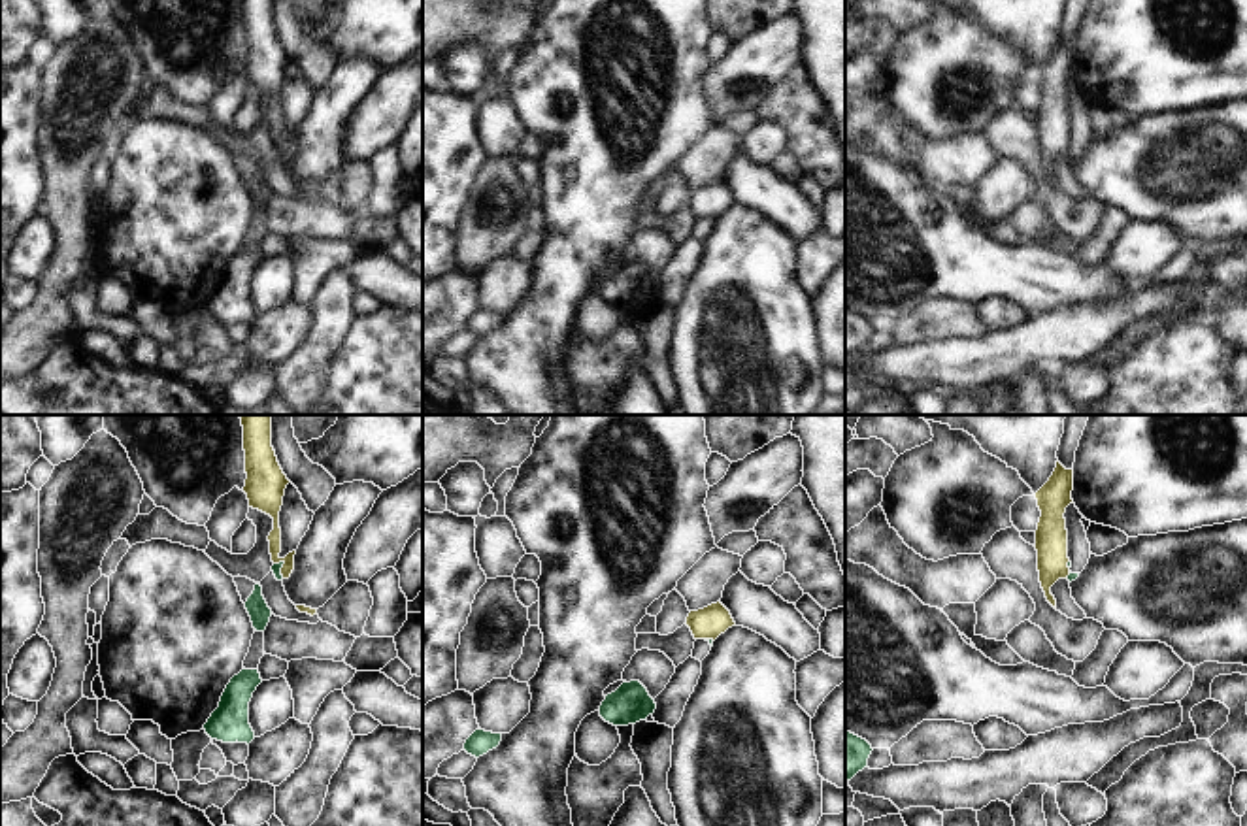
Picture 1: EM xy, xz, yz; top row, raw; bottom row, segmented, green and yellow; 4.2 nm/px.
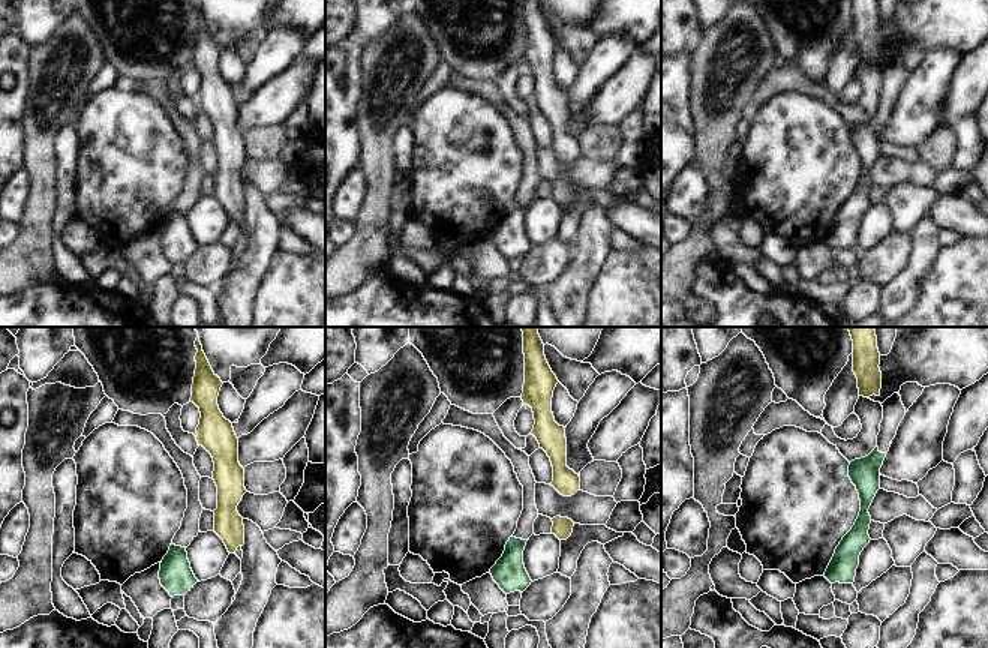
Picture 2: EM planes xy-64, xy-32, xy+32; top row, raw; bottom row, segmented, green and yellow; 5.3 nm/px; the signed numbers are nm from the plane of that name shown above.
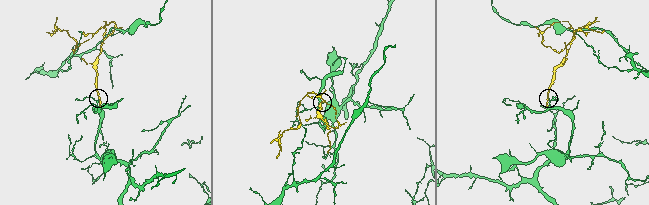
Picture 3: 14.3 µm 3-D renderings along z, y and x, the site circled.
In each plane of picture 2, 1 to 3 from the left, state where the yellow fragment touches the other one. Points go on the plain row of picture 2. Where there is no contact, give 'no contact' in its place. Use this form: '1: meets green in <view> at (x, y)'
1: no contact
2: no contact
3: no contact

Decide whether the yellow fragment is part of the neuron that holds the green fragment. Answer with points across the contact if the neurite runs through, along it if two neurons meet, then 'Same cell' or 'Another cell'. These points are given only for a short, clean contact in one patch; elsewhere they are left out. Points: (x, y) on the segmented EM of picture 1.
Boundary: xy (274, 562), (282, 564), (283, 578). Another cell

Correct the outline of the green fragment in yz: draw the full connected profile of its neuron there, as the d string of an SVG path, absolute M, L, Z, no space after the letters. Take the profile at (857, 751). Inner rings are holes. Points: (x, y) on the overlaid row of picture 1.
M845 732L845 781L851 781L858 771L868 768L872 751L866 739Z

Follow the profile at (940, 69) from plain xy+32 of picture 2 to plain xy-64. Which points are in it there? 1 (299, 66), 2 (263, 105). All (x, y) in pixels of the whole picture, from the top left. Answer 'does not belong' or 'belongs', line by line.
1: does not belong
2: does not belong

